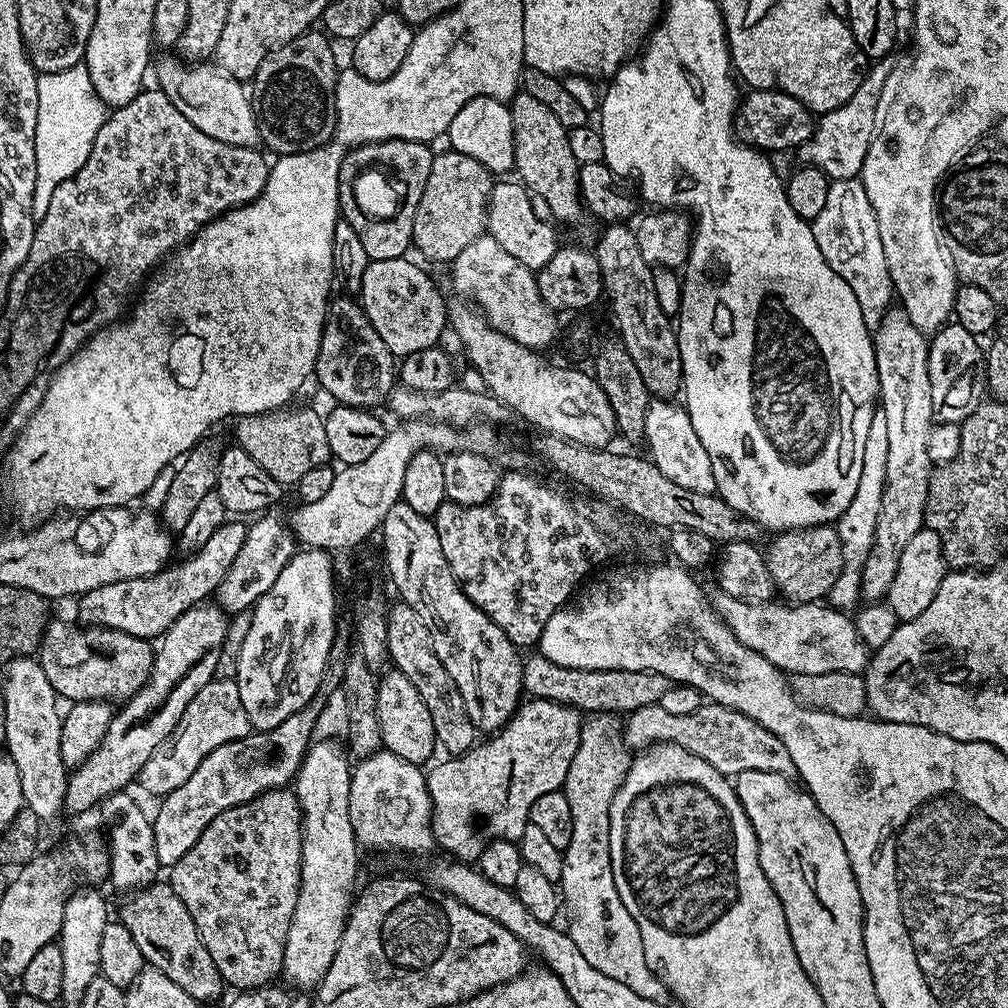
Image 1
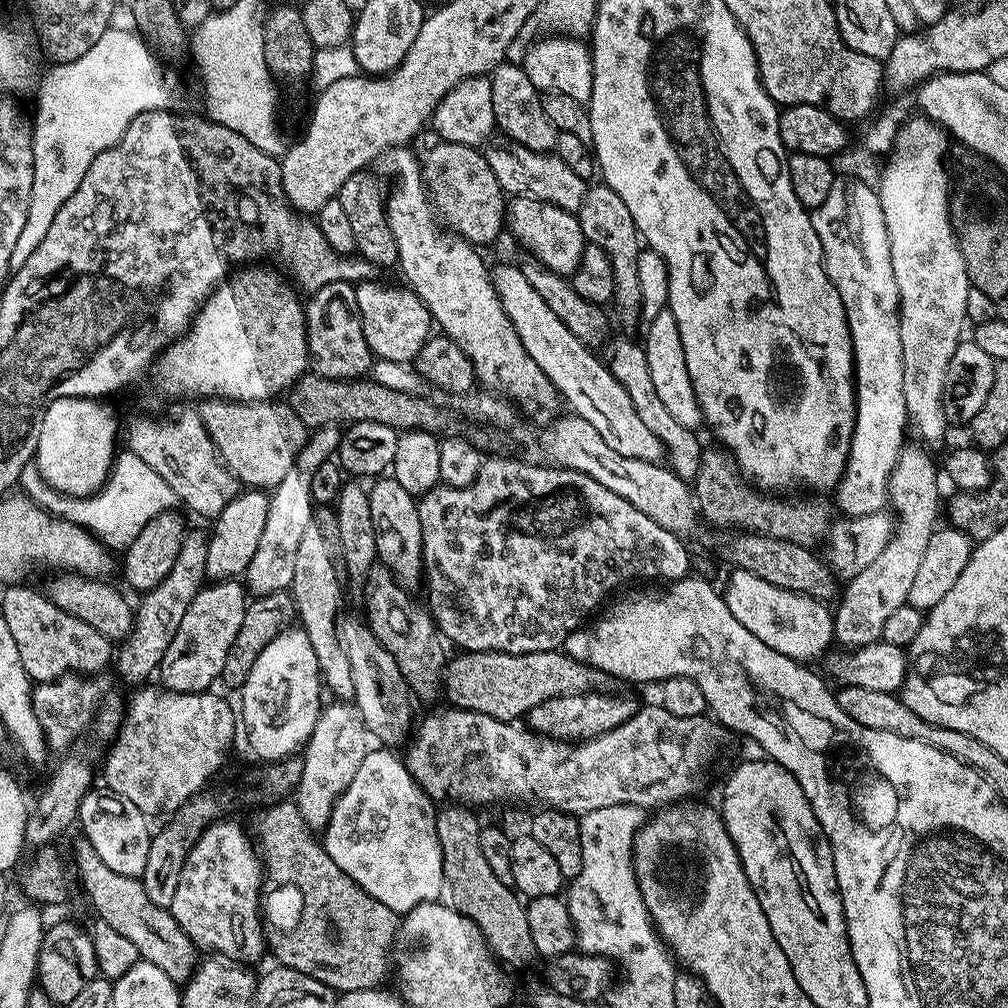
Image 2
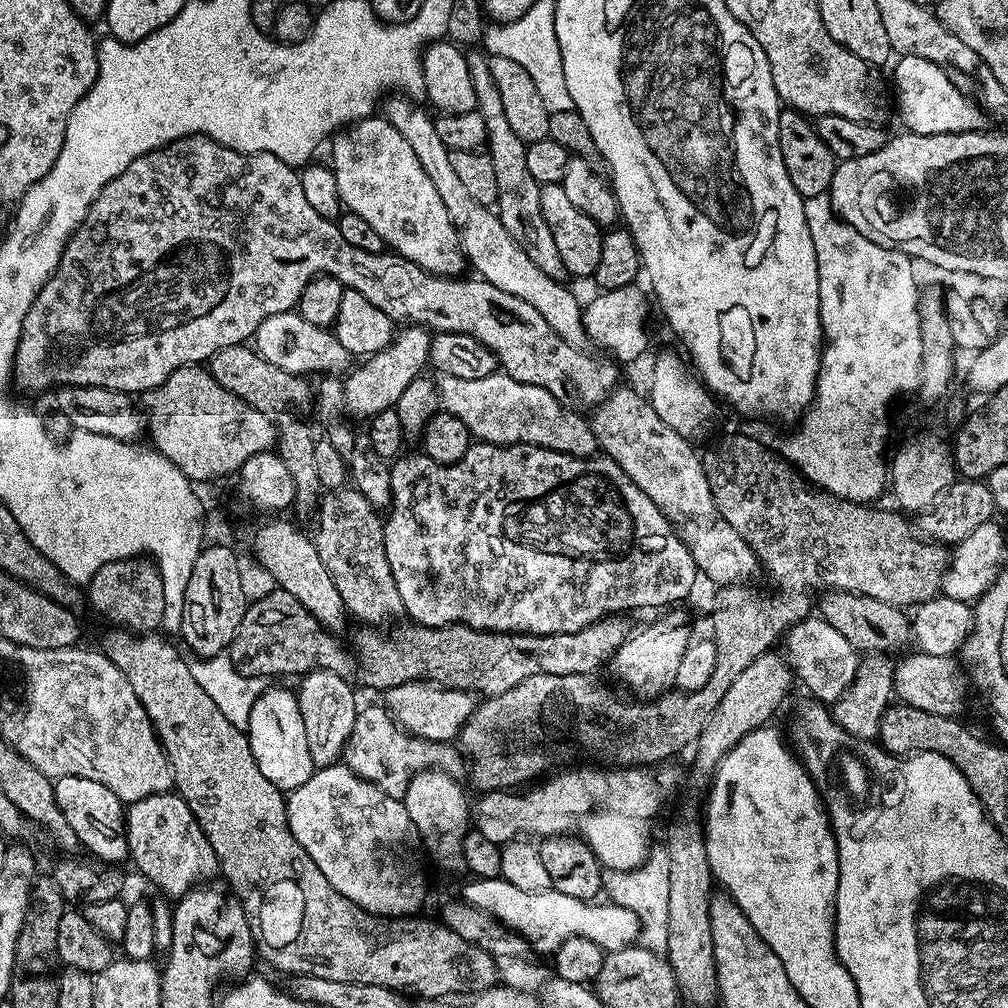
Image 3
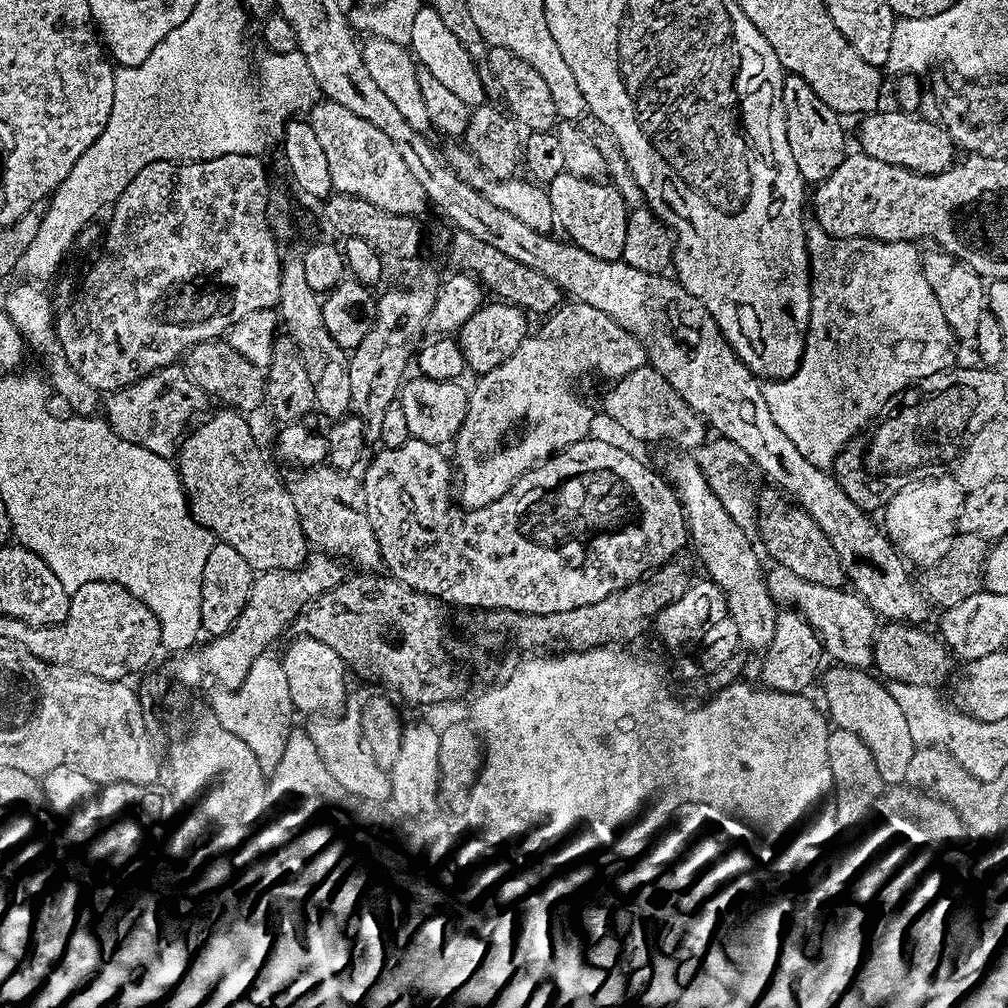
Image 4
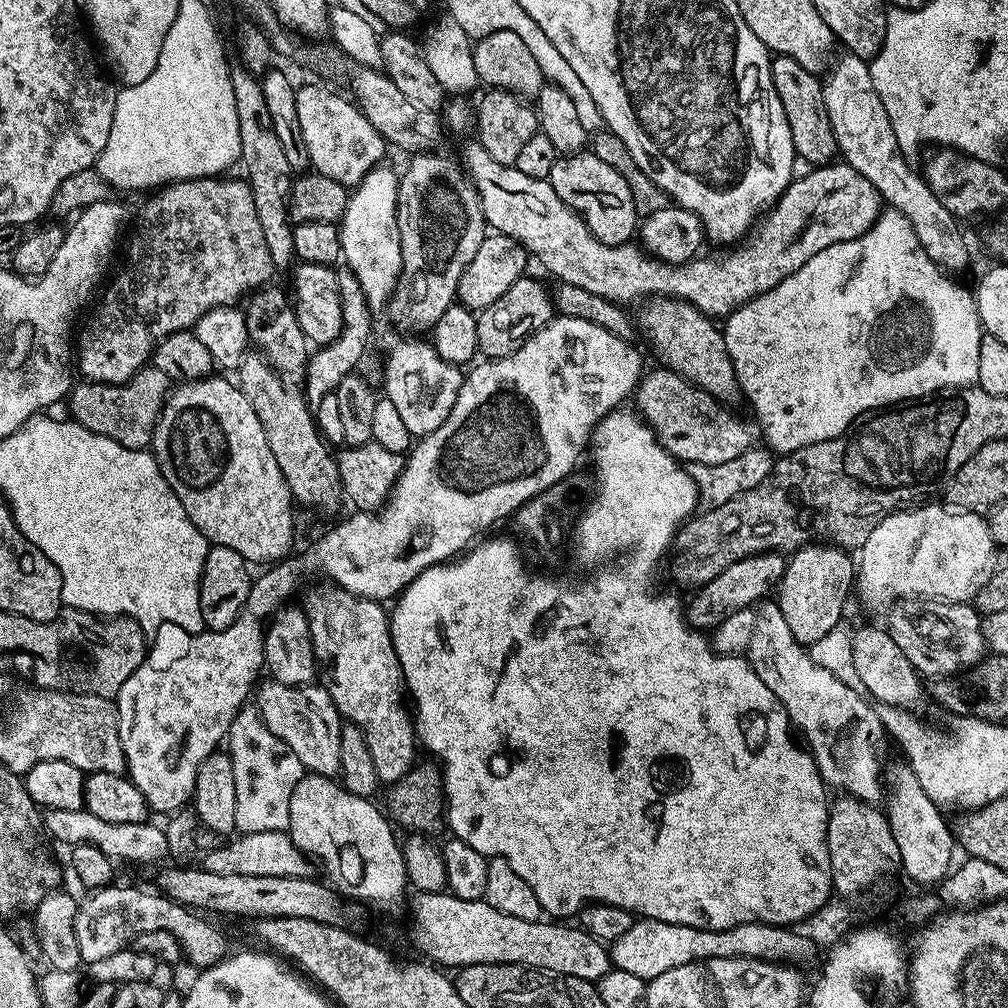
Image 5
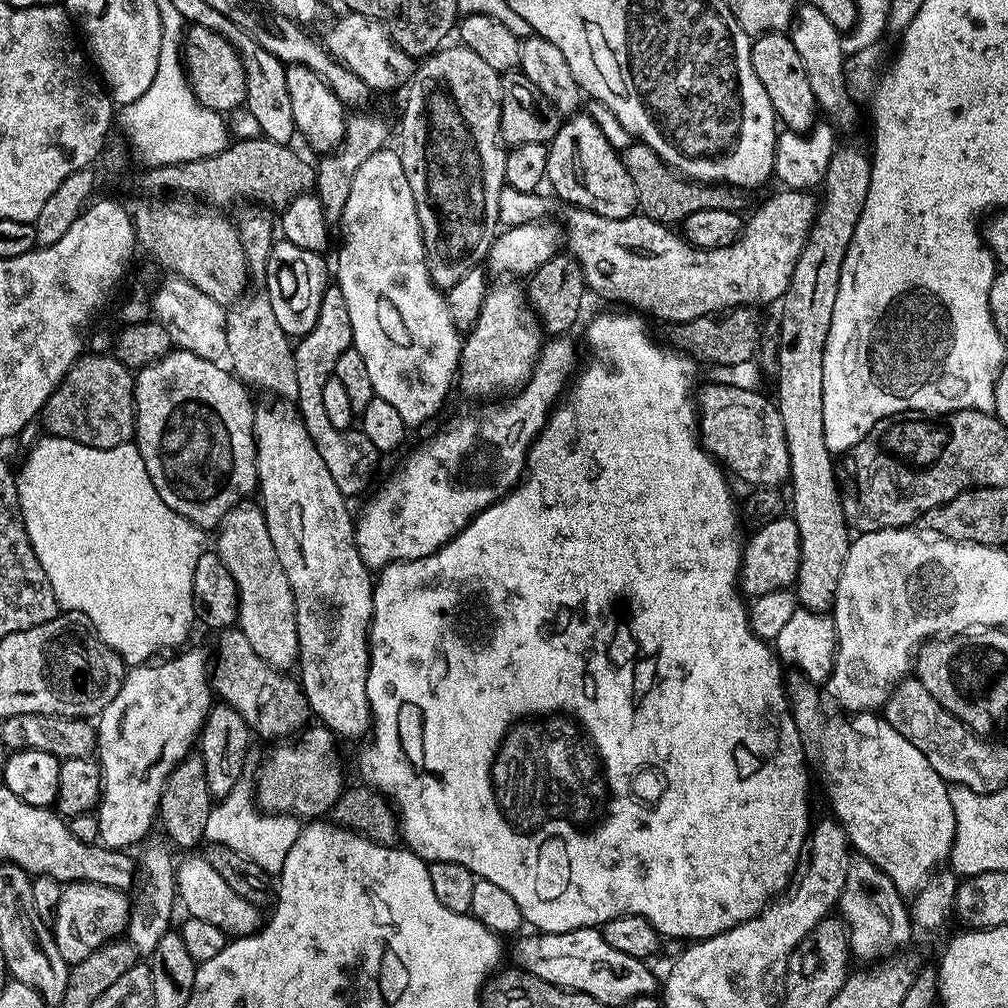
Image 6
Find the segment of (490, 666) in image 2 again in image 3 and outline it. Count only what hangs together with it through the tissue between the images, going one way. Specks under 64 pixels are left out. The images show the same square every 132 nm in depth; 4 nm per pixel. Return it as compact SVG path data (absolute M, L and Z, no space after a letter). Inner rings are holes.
M415 680L406 682L402 686L394 686L383 693L383 707L387 708L388 715L404 729L411 732L413 736L421 736L423 740L442 740L452 742L459 737L460 727L470 718L472 712L476 711L477 701L472 701L473 693L463 688L444 688L440 684L430 684L427 680Z

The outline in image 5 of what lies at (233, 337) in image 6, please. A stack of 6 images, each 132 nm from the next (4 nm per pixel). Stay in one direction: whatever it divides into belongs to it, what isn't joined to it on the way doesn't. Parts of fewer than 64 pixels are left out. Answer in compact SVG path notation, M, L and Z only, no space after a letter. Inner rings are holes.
M245 355L244 361L240 364L238 386L242 394L246 394L246 402L254 406L254 414L258 414L262 430L266 430L270 454L274 454L274 462L278 462L282 478L286 478L293 501L297 505L305 504L308 508L321 508L324 512L334 511L340 500L342 501L340 475L336 456L328 453L329 445L316 426L313 409L303 391L283 380L263 355L252 355Z

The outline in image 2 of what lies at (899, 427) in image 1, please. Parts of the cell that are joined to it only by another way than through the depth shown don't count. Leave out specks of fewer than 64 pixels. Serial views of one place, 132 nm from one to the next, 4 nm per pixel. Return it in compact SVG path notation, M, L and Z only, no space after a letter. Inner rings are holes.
M909 443L901 450L900 461L894 466L892 477L888 480L890 508L898 519L892 540L870 566L853 580L847 581L840 596L840 605L834 608L834 636L839 643L841 640L843 647L855 650L883 639L887 620L898 608L908 603L910 585L918 574L922 554L926 554L928 539L937 527L940 488L936 485L936 468L931 458L919 448L921 445L916 444Z

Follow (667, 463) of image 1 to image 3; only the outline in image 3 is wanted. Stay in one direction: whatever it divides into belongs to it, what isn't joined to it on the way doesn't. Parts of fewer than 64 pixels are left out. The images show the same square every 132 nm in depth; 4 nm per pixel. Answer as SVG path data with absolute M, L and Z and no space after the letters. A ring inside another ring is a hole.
M435 119L428 123L428 140L412 140L410 146L414 154L418 154L418 162L422 162L422 170L426 170L426 178L434 182L434 190L438 190L438 198L442 198L442 206L446 206L446 214L450 214L452 224L460 239L460 249L464 251L465 261L476 267L475 275L481 280L498 286L498 290L506 290L506 294L514 294L514 298L522 298L529 306L534 306L547 325L565 339L572 347L583 349L589 343L588 333L584 331L582 303L567 287L567 283L550 278L526 258L526 250L522 250L510 238L506 226L502 226L499 215L491 207L482 205L466 188L465 183L455 174L453 153L438 138Z

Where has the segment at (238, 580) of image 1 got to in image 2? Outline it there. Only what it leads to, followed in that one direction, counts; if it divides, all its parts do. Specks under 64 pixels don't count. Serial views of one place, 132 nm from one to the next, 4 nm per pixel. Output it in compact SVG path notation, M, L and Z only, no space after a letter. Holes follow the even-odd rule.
M336 426L315 429L302 446L298 458L294 458L294 466L290 466L286 478L282 478L282 482L278 482L278 486L271 489L268 514L266 516L266 530L262 530L262 539L258 542L258 554L254 554L254 558L250 558L250 566L246 573L246 588L249 593L256 596L265 596L271 592L283 592L291 589L298 542L301 541L302 534L305 533L306 526L310 523L314 509L314 503L311 498L311 483L314 479L314 474L318 471L318 466L331 461L339 453L341 435L341 429Z

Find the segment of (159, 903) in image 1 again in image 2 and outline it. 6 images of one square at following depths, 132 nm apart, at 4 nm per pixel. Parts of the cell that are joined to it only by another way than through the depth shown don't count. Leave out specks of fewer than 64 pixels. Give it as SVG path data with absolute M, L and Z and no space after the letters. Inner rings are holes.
M77 838L72 844L72 856L76 859L76 870L80 874L84 892L99 920L134 942L134 946L138 946L141 960L158 966L158 970L164 971L174 981L187 981L197 965L198 952L191 938L172 917L171 911L150 902L140 878L114 874L114 870L110 870L110 866L98 858L94 846L88 840Z

